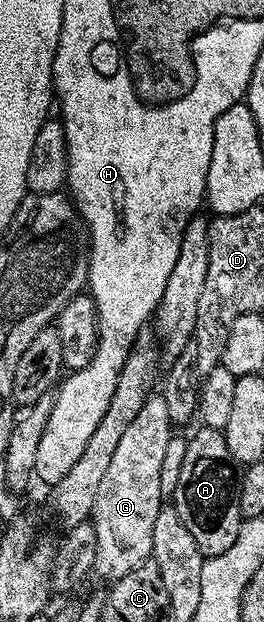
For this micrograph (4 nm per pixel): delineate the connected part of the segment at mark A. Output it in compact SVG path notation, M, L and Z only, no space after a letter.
M204 426L198 429L193 437L188 437L182 469L172 485L171 503L179 518L183 518L183 526L191 530L201 555L208 558L223 554L223 550L228 550L239 535L242 522L239 486L243 468L235 462L235 458L231 458L231 450L227 450L227 438L222 429Z

